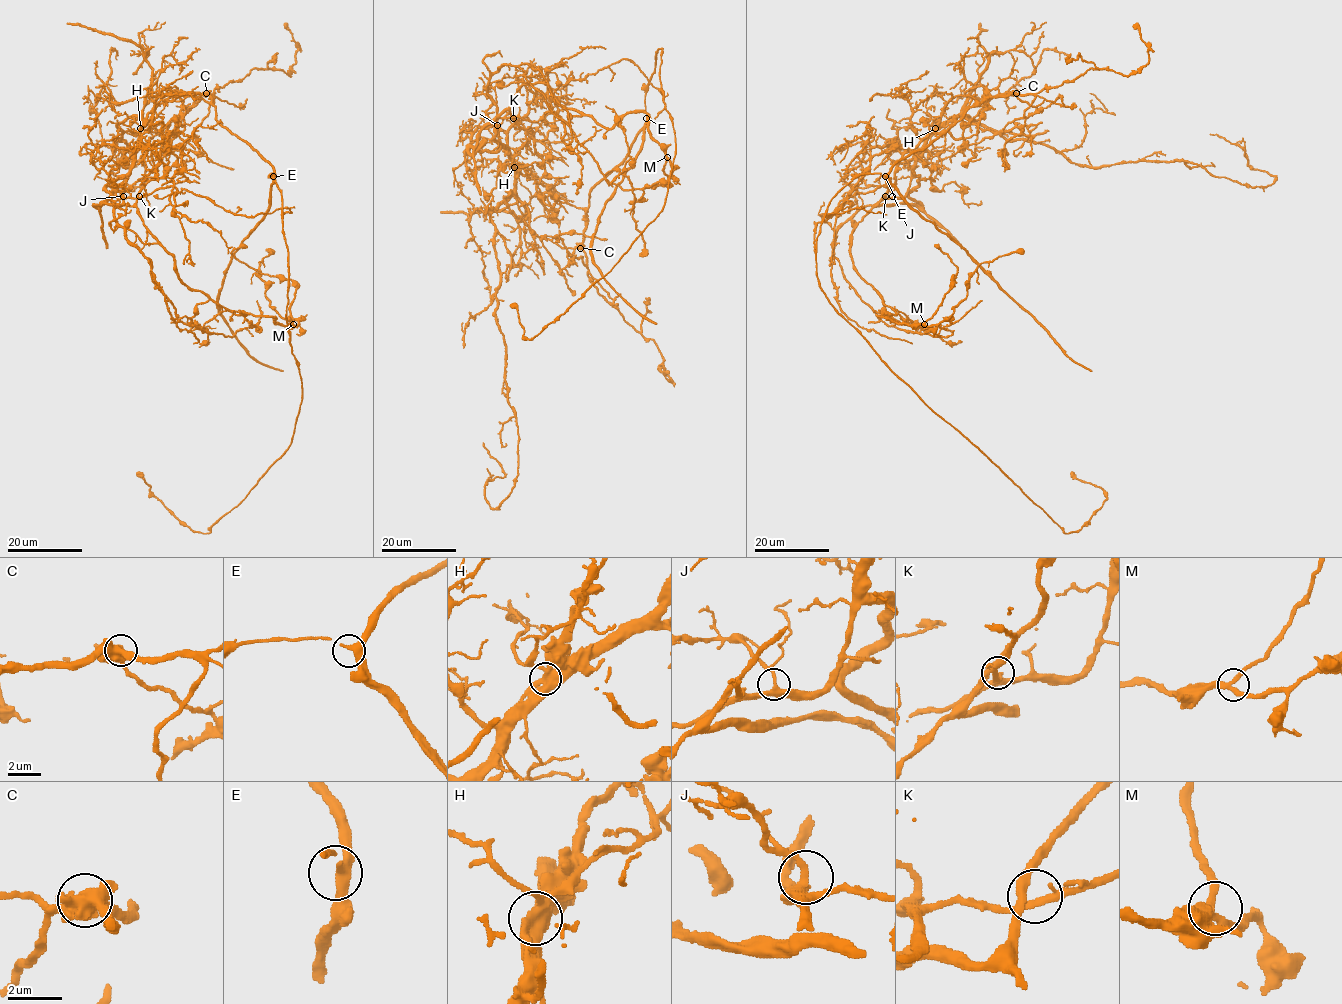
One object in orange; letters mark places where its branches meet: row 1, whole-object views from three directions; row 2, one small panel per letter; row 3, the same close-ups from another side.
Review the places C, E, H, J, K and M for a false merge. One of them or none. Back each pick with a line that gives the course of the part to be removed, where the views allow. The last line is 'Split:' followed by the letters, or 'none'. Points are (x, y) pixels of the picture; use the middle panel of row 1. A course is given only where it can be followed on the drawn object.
H: foreign part runs (514, 167), (586, 208), (647, 123), (661, 48), (675, 138), (662, 211), (530, 339), (510, 304)
Split: H

